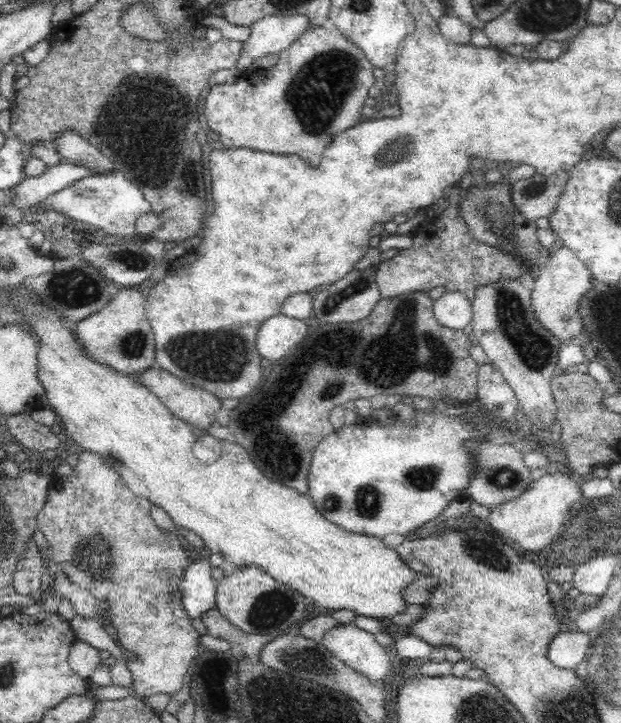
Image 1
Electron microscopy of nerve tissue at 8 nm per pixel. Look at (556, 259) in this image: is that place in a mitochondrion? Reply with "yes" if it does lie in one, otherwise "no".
no

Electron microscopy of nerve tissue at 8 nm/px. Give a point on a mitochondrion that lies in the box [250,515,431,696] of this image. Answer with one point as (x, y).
(302, 661)

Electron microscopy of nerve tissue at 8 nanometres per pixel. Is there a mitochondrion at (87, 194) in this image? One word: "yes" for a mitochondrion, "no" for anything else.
yes

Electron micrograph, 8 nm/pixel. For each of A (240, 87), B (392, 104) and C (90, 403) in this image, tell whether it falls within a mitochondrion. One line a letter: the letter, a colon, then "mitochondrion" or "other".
A: other
B: other
C: other

